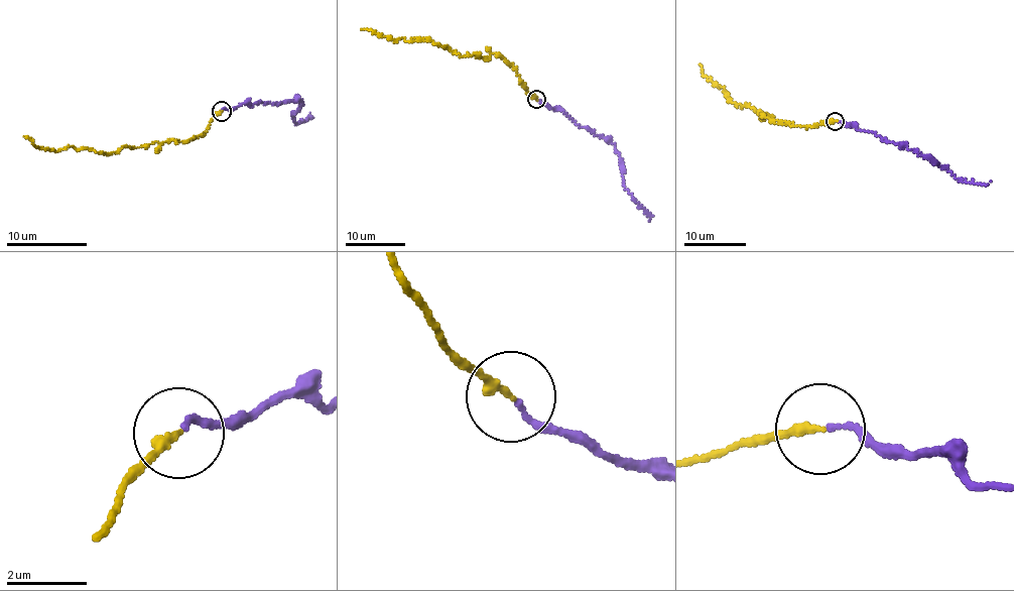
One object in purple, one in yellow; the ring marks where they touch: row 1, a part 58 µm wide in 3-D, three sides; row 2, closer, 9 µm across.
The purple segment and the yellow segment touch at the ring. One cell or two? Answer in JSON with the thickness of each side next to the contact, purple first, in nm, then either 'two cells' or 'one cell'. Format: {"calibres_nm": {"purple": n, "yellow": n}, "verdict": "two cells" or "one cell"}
{"calibres_nm": {"purple": 140, "yellow": 220}, "verdict": "one cell"}

